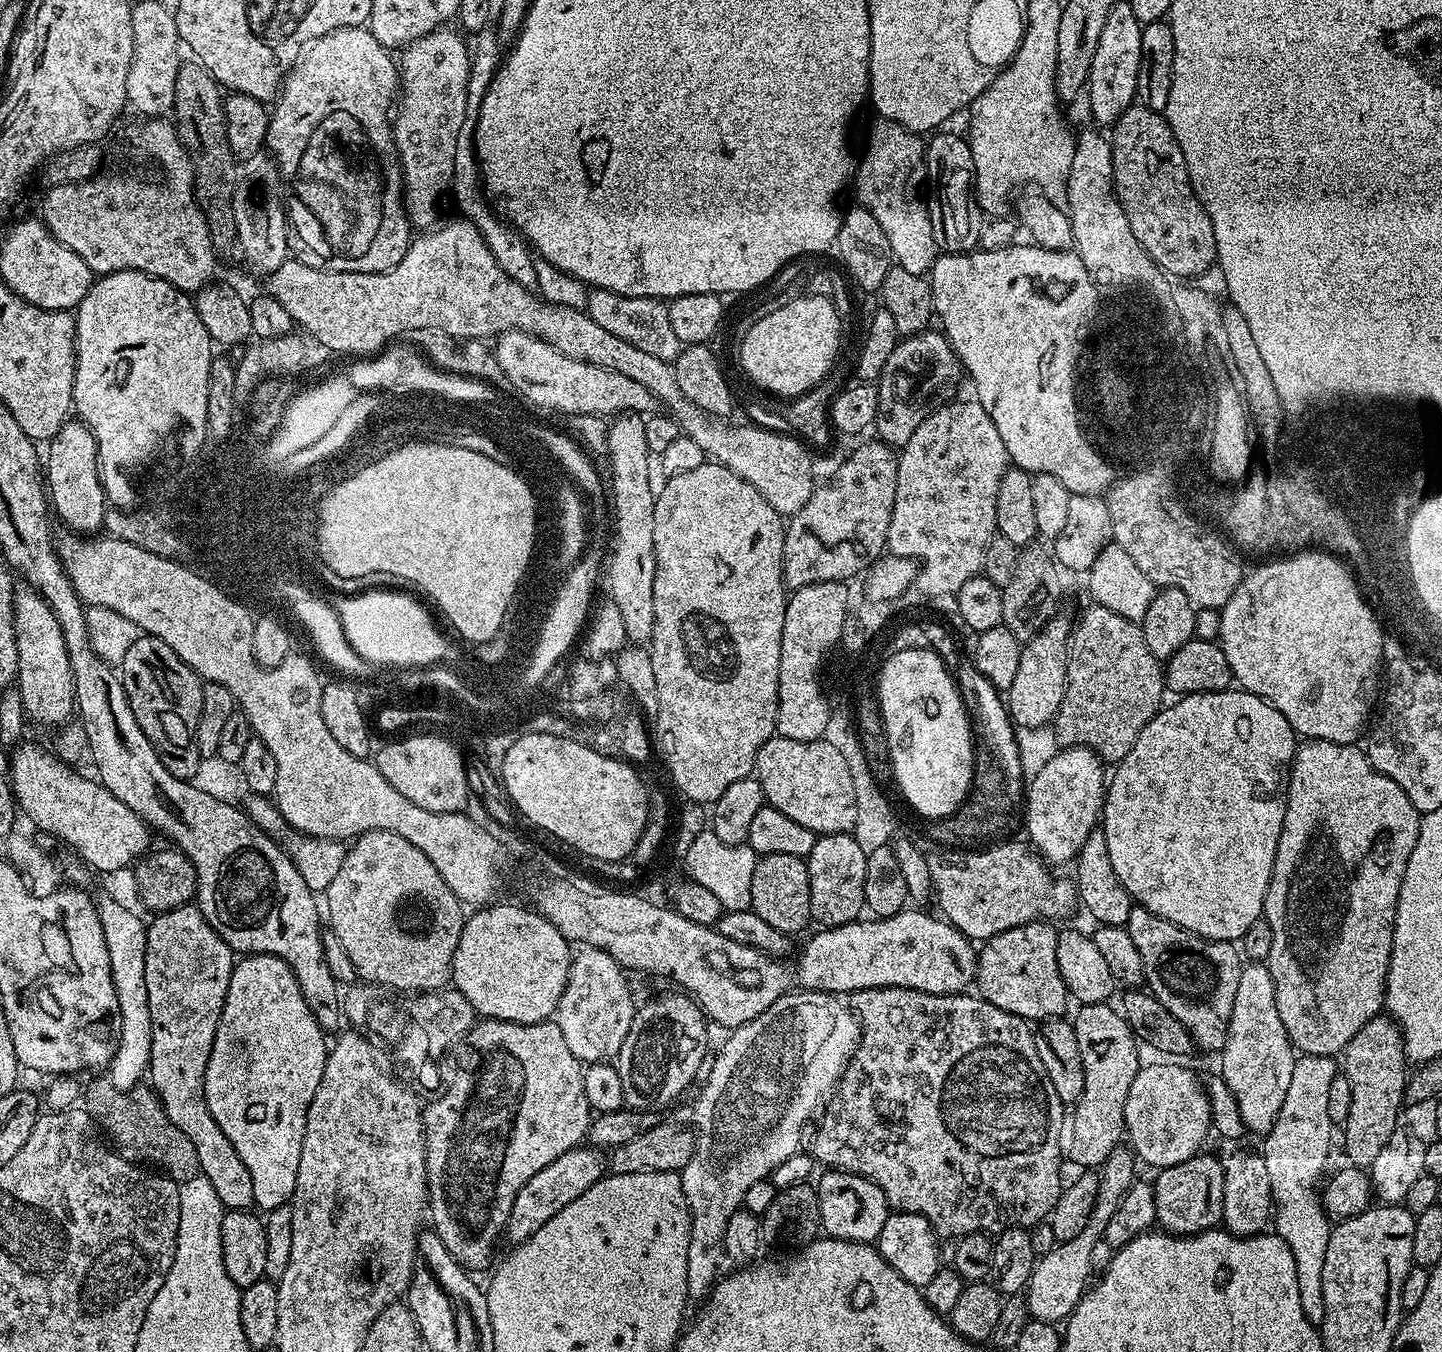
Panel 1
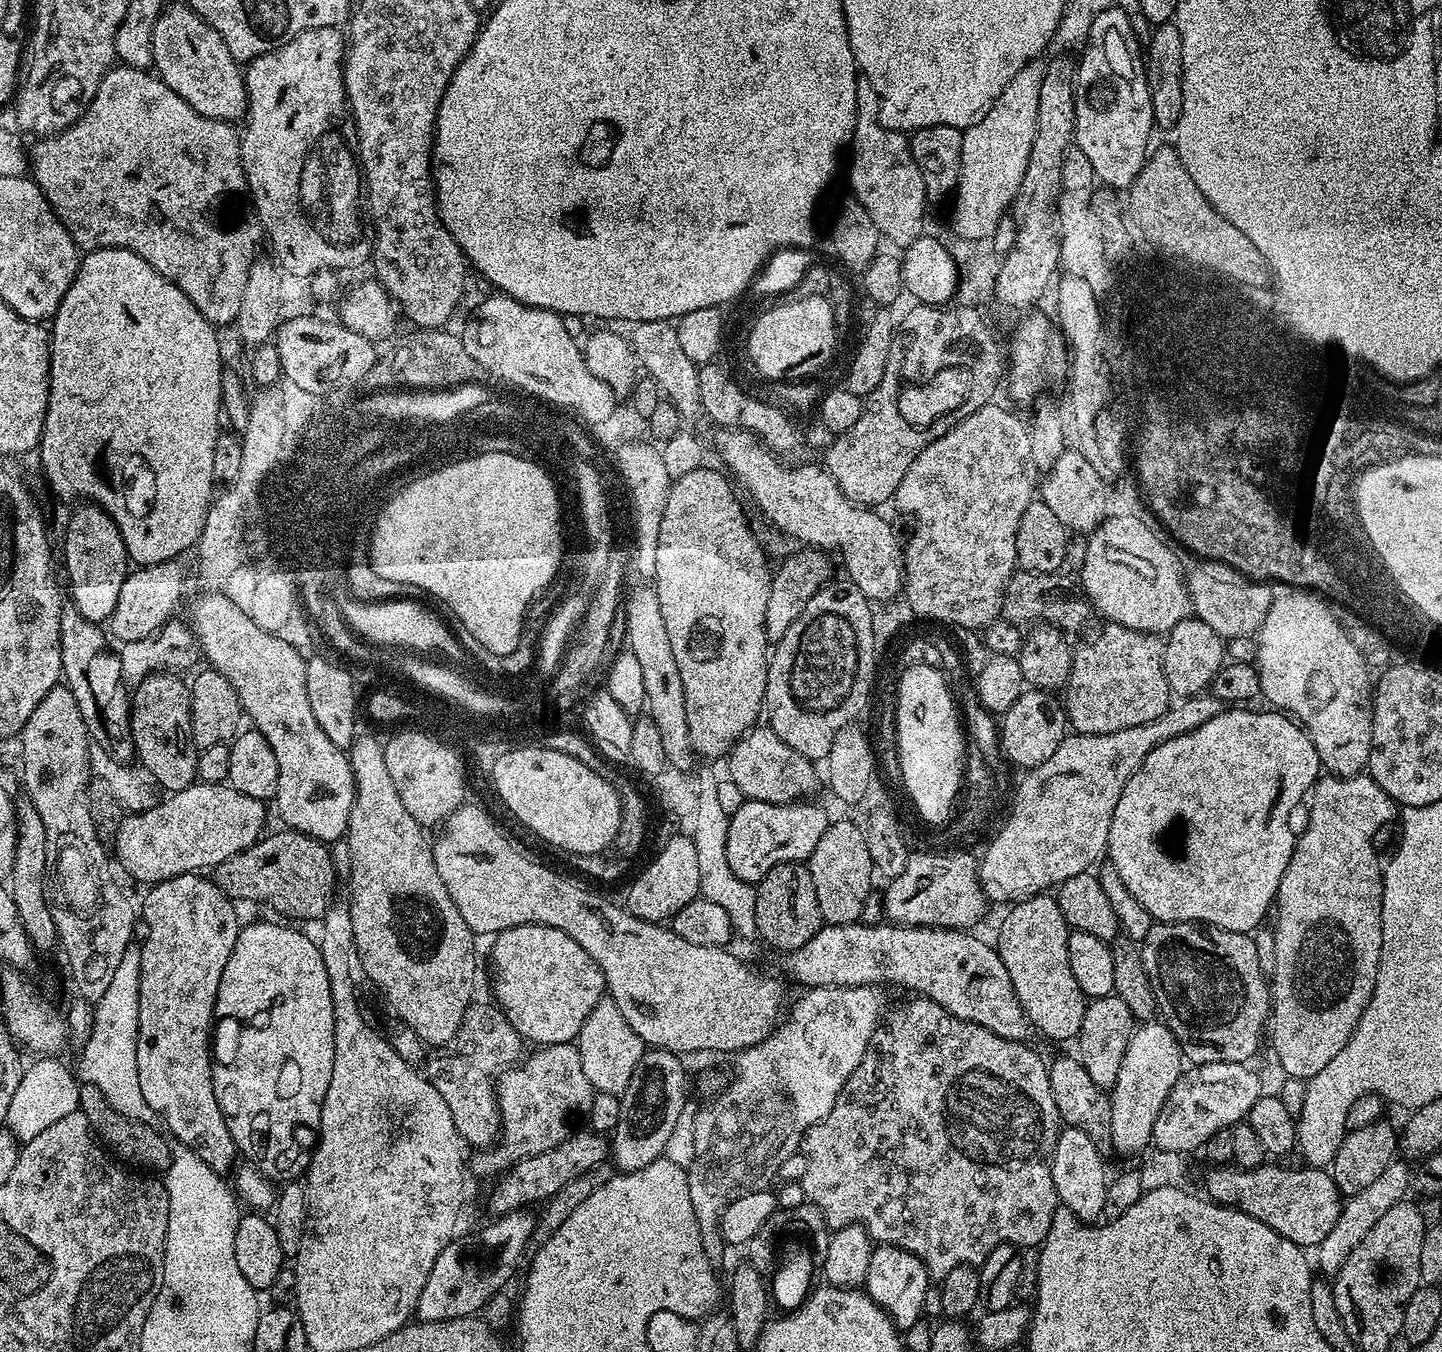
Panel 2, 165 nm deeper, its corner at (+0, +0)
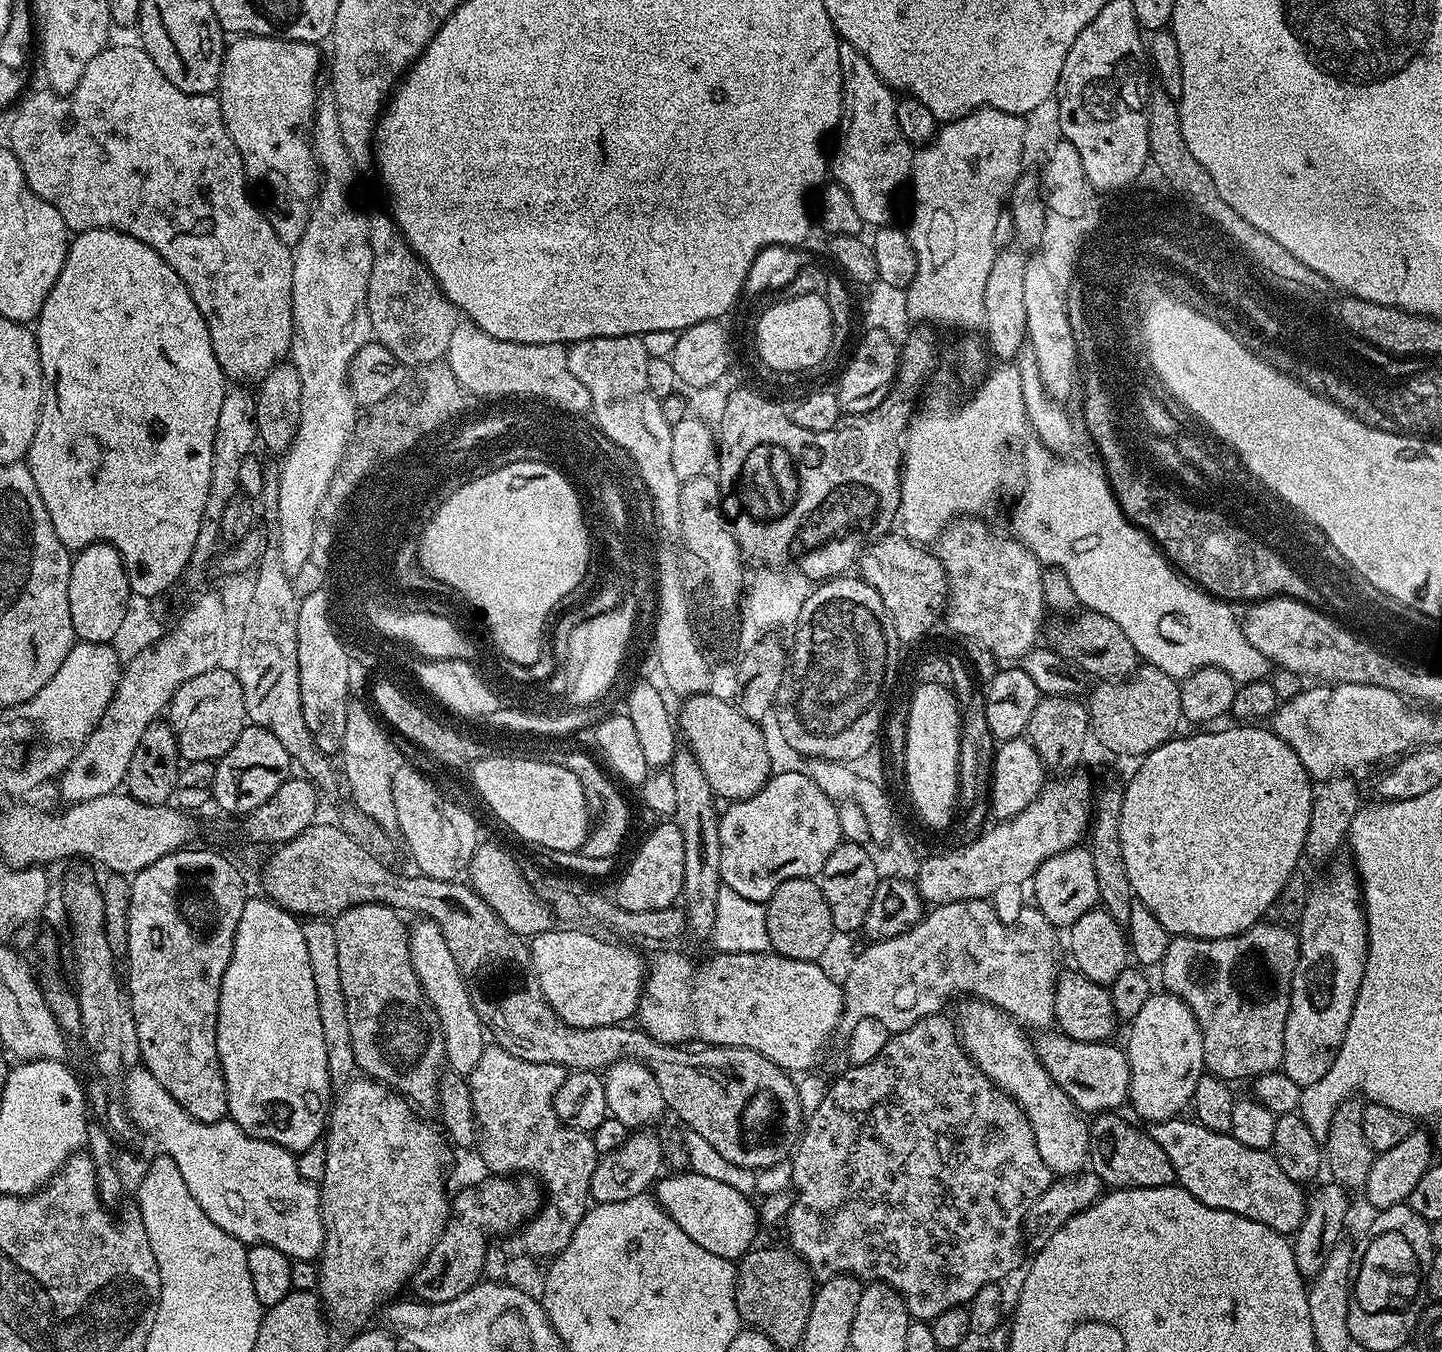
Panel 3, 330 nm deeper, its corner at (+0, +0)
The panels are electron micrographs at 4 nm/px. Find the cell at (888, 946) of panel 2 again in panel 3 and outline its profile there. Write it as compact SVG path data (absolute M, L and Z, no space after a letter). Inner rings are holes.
M1040 1030L1035 1033L1034 1047L1042 1066L1046 1066L1046 1074L1062 1086L1062 1090L1074 1102L1074 1106L1081 1113L1099 1114L1119 1109L1120 1103L1128 1100L1128 1087L1130 1086L1130 1066L1128 1065L1128 1053L1123 1047L1115 1048L1112 1042L1078 1042L1071 1040L1059 1030Z

